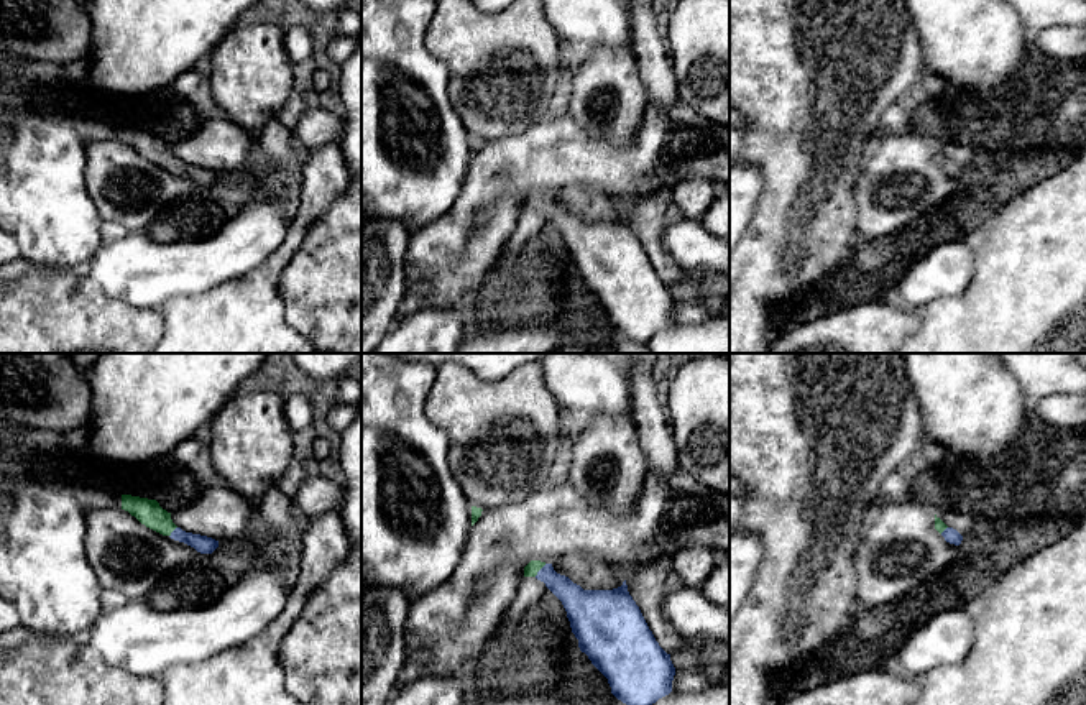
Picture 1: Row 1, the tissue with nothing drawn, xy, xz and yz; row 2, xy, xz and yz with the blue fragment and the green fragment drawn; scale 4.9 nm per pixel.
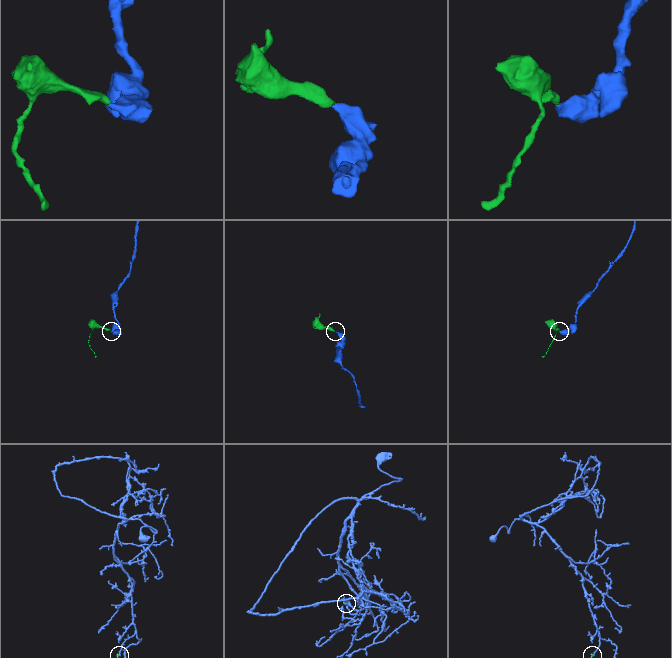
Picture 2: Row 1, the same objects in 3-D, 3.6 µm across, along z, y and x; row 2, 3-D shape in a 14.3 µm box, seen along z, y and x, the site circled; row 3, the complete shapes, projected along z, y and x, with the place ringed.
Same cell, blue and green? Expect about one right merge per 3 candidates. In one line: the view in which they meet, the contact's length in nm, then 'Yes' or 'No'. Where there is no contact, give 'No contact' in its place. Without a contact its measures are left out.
Touches blue in xz. Shared border 90 nm. Yes

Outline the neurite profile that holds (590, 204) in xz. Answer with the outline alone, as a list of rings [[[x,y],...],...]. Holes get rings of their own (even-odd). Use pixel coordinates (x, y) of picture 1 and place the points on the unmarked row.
[[[567,186],[555,192],[552,199],[583,222],[613,222],[624,214],[611,196],[595,187]]]

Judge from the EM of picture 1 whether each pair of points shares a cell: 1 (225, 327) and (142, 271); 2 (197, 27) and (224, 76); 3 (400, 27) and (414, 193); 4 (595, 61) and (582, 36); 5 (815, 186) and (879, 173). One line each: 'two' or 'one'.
1: two
2: two
3: one
4: two
5: two

